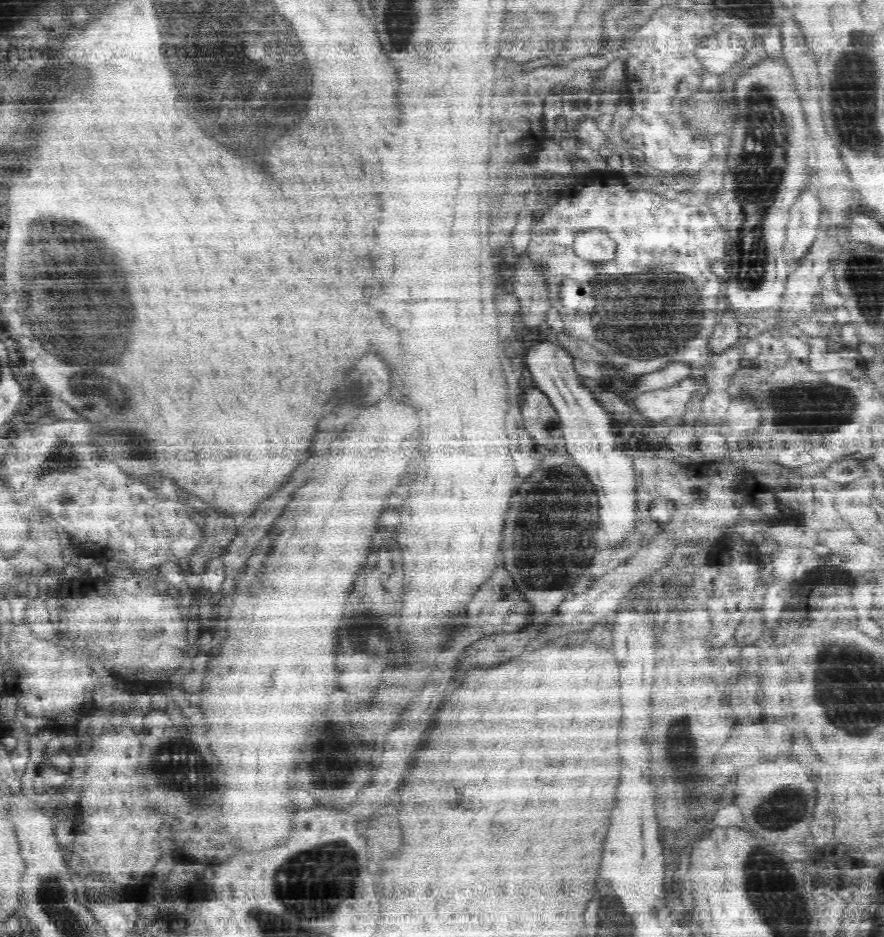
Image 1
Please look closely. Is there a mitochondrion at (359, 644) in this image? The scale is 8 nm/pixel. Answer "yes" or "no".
yes

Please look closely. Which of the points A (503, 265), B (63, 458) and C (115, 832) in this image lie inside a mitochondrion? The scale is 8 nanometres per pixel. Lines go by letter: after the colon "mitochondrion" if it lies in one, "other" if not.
A: other
B: mitochondrion
C: other

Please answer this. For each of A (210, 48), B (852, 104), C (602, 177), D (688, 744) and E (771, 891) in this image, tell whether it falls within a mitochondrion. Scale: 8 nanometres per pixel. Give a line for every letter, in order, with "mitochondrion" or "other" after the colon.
A: mitochondrion
B: mitochondrion
C: other
D: mitochondrion
E: mitochondrion

